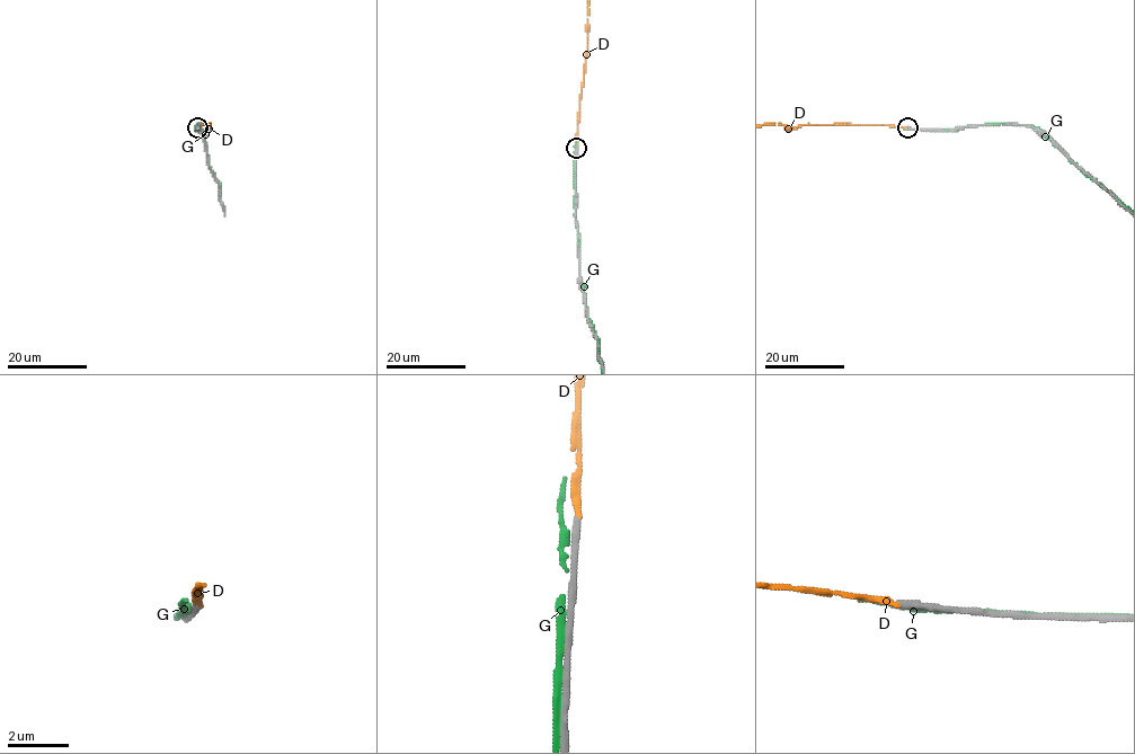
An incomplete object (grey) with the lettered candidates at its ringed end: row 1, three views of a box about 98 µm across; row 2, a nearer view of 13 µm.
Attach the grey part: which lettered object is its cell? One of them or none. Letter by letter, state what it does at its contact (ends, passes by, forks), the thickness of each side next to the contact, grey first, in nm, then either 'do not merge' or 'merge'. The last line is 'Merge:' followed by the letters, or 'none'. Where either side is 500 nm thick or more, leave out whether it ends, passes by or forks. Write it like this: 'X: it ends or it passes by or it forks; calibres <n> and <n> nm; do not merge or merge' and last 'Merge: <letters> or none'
D: it ends; calibres 220 and 220 nm; merge
G: it ends; calibres 280 and 280 nm; do not merge
Merge: D

